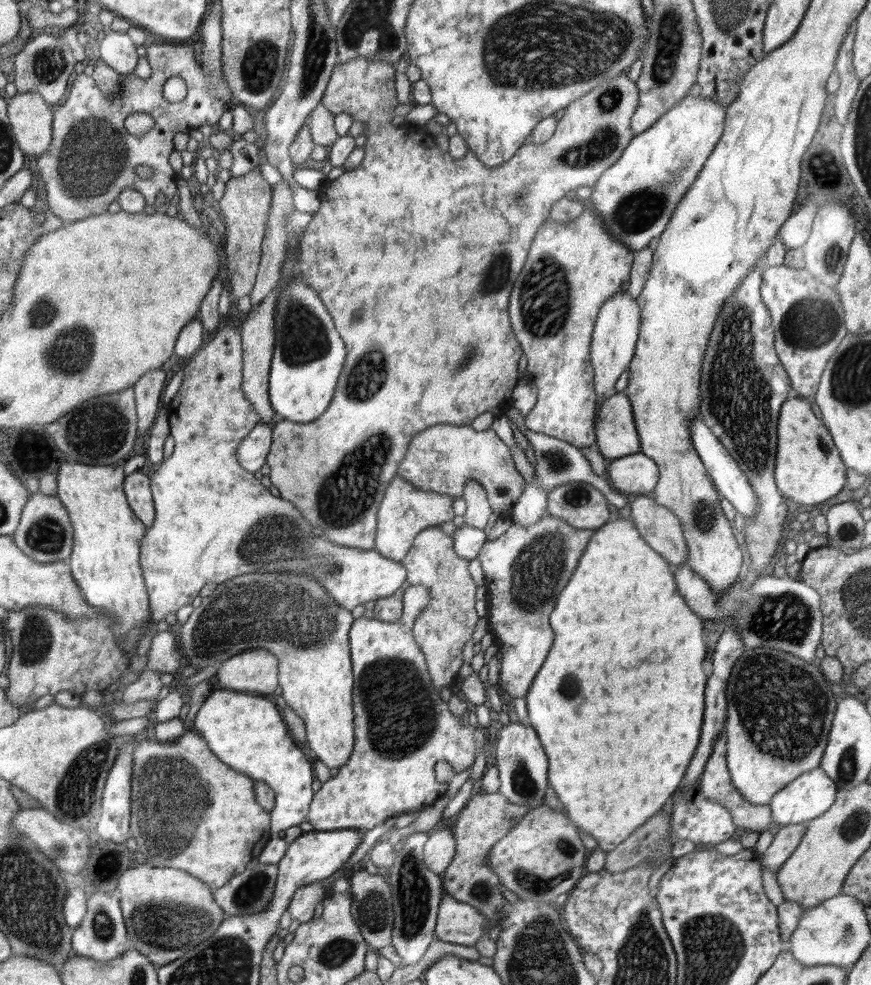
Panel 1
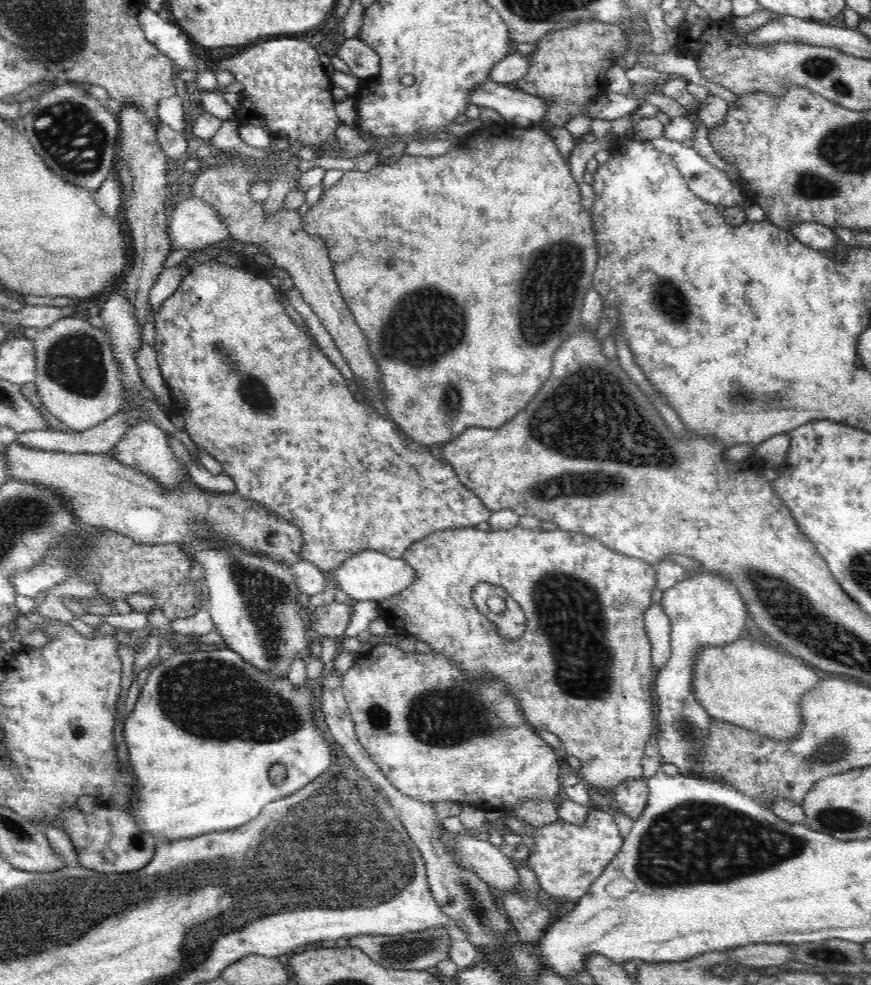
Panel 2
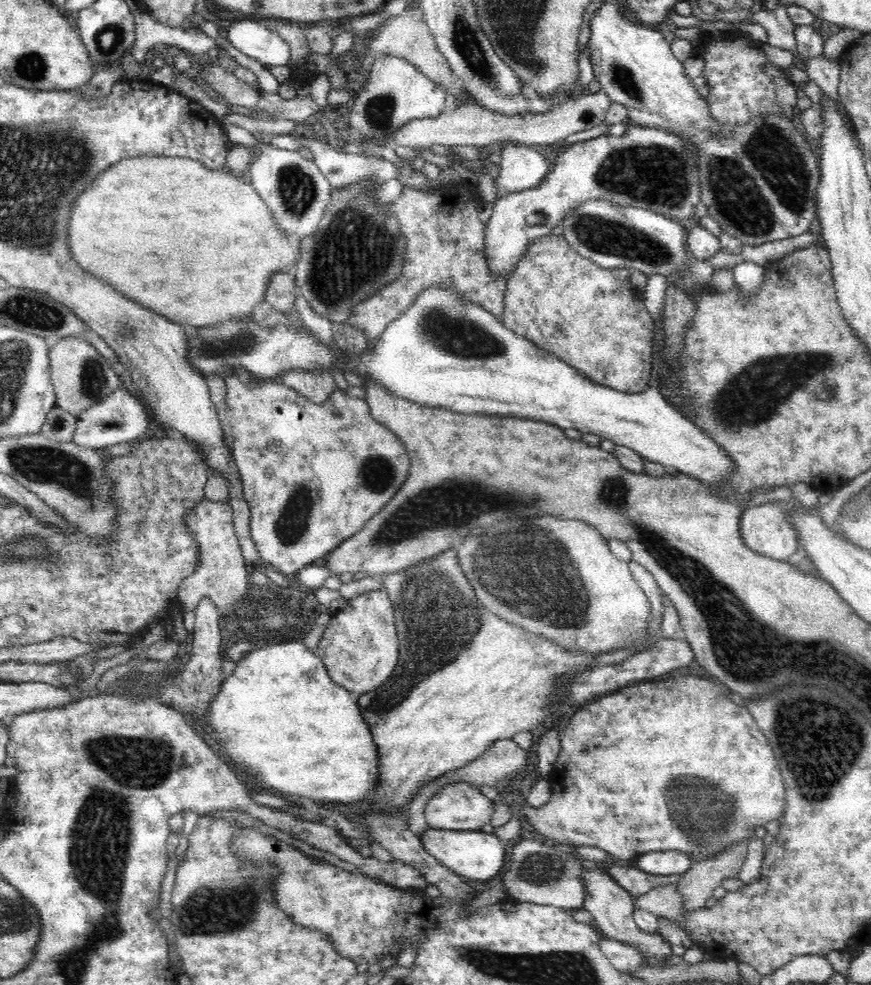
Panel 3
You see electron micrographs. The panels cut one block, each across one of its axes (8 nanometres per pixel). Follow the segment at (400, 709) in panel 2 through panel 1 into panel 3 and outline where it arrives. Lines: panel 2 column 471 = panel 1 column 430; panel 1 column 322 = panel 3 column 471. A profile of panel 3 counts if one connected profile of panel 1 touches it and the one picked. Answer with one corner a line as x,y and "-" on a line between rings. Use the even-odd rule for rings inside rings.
456,782
444,786
437,794
430,797
424,810
428,827
446,830
481,831
486,824
490,824
495,806
492,806
491,800
482,794
480,788
477,789
473,785
468,782

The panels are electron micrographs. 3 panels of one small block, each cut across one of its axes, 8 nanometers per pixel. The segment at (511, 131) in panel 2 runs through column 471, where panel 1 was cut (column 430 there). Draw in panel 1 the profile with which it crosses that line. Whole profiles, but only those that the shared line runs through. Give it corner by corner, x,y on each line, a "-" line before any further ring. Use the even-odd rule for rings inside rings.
358,56
346,64
337,64
331,72
328,86
321,99
321,104
332,114
350,114
352,120
362,121
366,126
364,135
367,140
363,146
364,158
361,164
359,167
344,171
333,181
326,180
319,189
320,207
318,207
318,212
314,213
310,224
304,229
302,239
300,239
300,247
298,247
299,273
306,285
310,285
315,291
318,291
318,297
333,319
335,330
346,342
348,354
345,359
346,366
338,377
336,392
334,392
328,410
312,422
295,423
285,419
278,422
271,430
272,446
266,459
266,464
270,466
270,482
278,488
280,497
292,502
310,526
321,528
324,531
324,537
328,538
330,542
342,547
358,548
361,551
374,549
377,510
386,492
386,487
397,474
399,464
405,457
408,444
414,436
438,424
471,425
476,416
483,412
490,412
494,410
494,407
498,408
498,414
513,408
513,392
519,380
518,362
523,352
520,343
512,334
510,322
508,322
508,298
512,292
512,284
518,278
522,266
526,264
532,238
536,236
540,225
549,218
552,205
579,186
592,187
602,176
602,173
622,156
624,149
634,136
632,128
630,128
630,121
632,121
632,115
634,115
639,101
636,83
630,80
626,74
622,74
614,80
594,87
594,90
590,90
590,96
584,94
582,98
568,104
566,112
558,120
556,130
546,142
537,145
522,145
506,162
497,167
488,167
481,164
476,155
470,151
465,154
463,159
456,160
450,156
449,152
436,150
436,148
432,148
432,150
420,148
420,144
414,142
414,138
410,136
408,130
392,124
394,108
399,104
396,99
395,69
395,65
390,62
372,62
362,56
-
372,346
376,346
376,350
380,350
380,352
373,352
370,358
364,358

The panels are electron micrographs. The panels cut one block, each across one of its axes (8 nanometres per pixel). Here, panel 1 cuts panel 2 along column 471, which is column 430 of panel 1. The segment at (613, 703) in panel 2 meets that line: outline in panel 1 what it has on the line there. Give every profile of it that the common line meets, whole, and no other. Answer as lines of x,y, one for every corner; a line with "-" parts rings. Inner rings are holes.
439,526
428,527
416,535
412,546
409,548
408,554
400,562
401,566
406,568
407,574
402,586
394,594
388,597
382,597
375,600
374,619
384,622
398,622
403,613
403,594
409,586
424,586
430,594
430,603
422,609
422,613
414,619
413,634
416,644
420,647
422,654
425,656
425,661
431,676
434,688
441,692
444,687
450,688
452,682
459,677
458,672
460,667
465,662
462,661
462,650
464,644
472,639
472,633
476,622
480,620
480,616
474,609
476,604
476,583
472,580
469,567
470,560
458,556
454,551
454,537
449,536
442,531

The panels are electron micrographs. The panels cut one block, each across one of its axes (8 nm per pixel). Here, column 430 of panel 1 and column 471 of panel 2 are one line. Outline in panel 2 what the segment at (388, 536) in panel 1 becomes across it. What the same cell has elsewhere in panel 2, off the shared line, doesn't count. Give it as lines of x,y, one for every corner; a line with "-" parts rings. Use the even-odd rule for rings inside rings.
218,261
198,263
197,265
194,265
191,270
187,272
187,275
179,282
179,285
175,288
174,294
172,294
170,298
166,298
166,302
162,304
162,310
160,310
160,312
158,312
158,316
156,316
155,351
158,355
158,364
162,372
163,380
165,381
166,386
171,390
173,396
175,396
176,406
180,409
182,416
185,419
184,438
189,441
190,445
207,451
214,460
217,460
221,464
224,472
234,480
237,492
242,498
265,506
265,508
267,508
278,520
287,520
287,522
291,522
296,526
299,532
301,532
301,536
303,536
301,542
301,558
316,564
316,566
320,567
323,571
334,571
334,569
338,568
338,566
340,566
347,558
350,558
350,556
358,554
358,552
362,552
364,550
375,550
380,554
386,554
392,558
401,558
404,551
409,546
412,546
415,542
430,536
432,533
448,529
475,527
477,524
480,524
480,522
487,522
492,512
483,505
483,502
471,490
468,490
468,488
460,482
459,476
456,474
453,466
450,466
447,462
436,458
431,453
430,447
422,446
416,441
412,441
410,438
403,439
394,420
390,422
391,419
386,420
384,418
380,418
380,416
378,416
378,412
376,412
370,404
364,404
362,400
356,400
356,398
354,398
354,394
348,390
348,386
346,386
346,382
344,382
344,378
342,378
342,374
336,370
336,366
332,366
332,362
328,360
328,356
324,356
316,346
314,346
314,362
312,362
312,342
310,342
310,336
308,336
306,332
302,332
302,330
294,324
290,314
281,302
281,298
279,297
280,290
274,288
269,281
265,280
267,273
268,270
264,270
264,268
259,269
253,265
248,269
244,269
244,267
228,266
228,264
220,263

